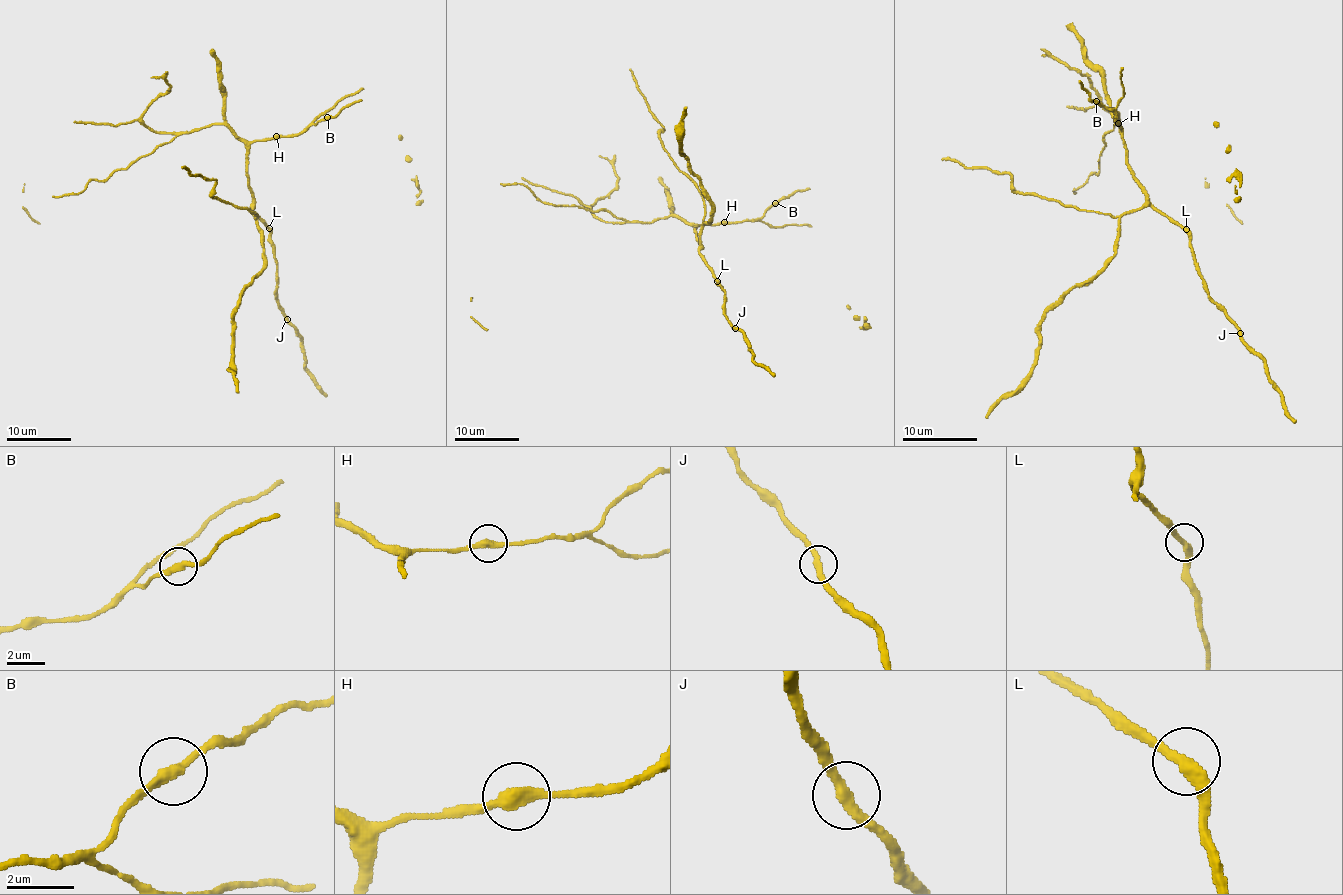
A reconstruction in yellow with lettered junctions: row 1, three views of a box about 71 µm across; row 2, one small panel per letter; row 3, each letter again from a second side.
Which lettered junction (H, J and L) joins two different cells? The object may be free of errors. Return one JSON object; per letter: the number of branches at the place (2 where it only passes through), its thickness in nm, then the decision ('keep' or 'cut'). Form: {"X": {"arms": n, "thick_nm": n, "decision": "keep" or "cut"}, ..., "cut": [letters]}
{"H": {"arms": 2, "thick_nm": 320, "decision": "keep"}, "J": {"arms": 2, "thick_nm": 320, "decision": "keep"}, "L": {"arms": 2, "thick_nm": 320, "decision": "keep"}, "cut": []}

